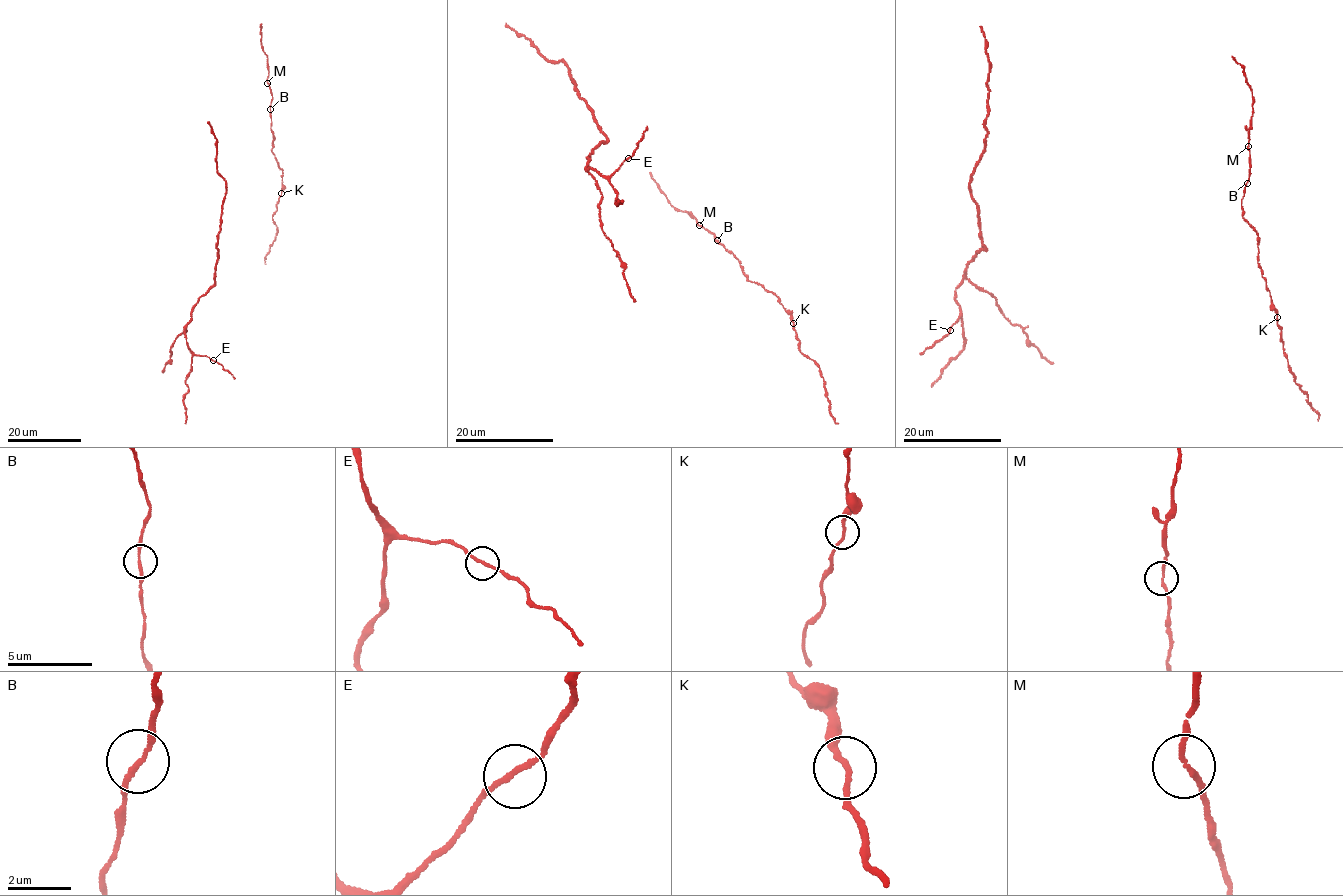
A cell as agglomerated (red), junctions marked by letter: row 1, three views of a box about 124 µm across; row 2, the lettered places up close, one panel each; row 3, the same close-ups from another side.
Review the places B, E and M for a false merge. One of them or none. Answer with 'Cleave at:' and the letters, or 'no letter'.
Cleave at: B

